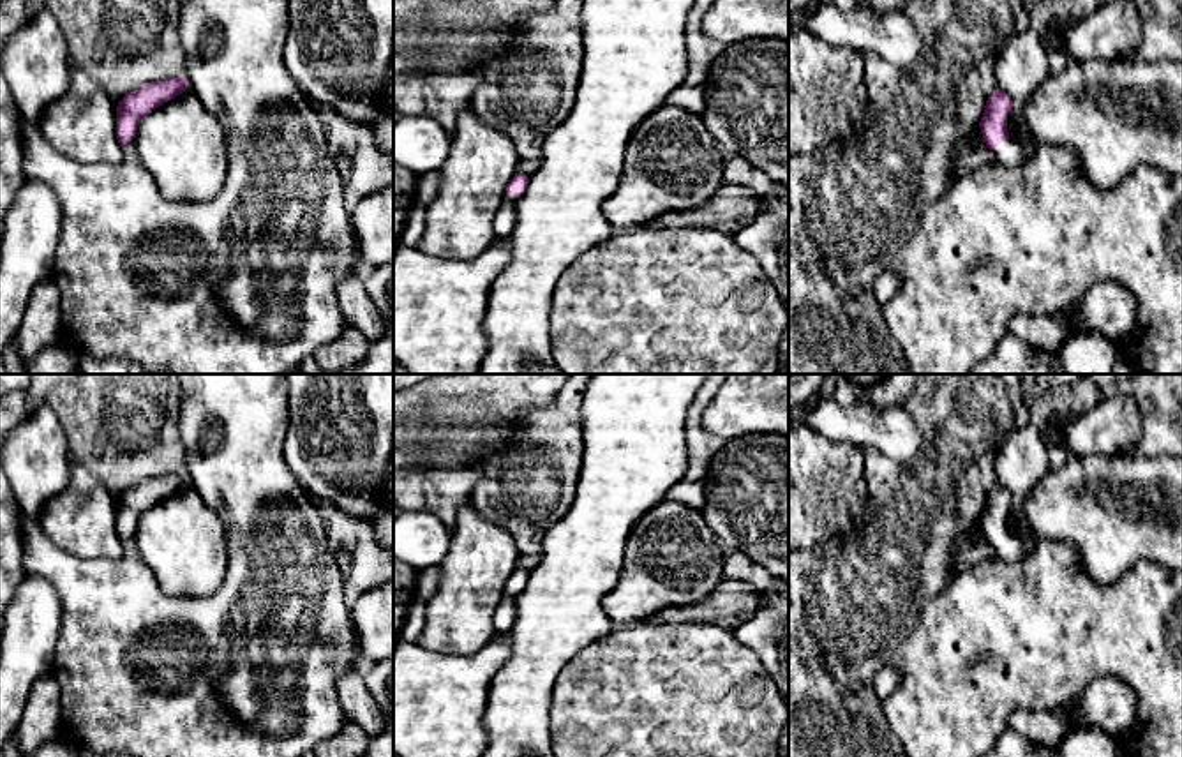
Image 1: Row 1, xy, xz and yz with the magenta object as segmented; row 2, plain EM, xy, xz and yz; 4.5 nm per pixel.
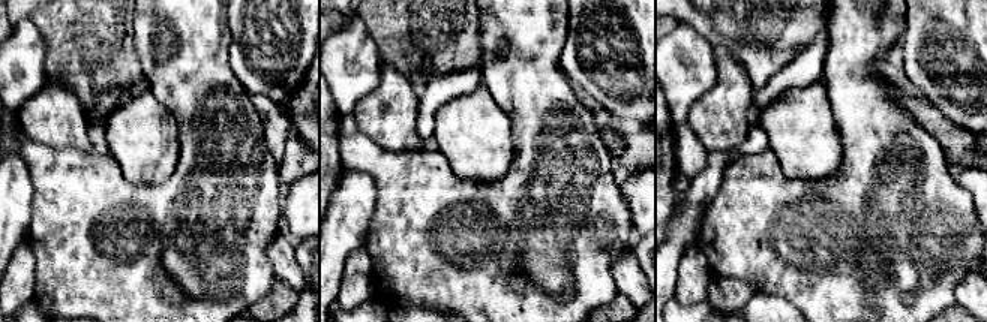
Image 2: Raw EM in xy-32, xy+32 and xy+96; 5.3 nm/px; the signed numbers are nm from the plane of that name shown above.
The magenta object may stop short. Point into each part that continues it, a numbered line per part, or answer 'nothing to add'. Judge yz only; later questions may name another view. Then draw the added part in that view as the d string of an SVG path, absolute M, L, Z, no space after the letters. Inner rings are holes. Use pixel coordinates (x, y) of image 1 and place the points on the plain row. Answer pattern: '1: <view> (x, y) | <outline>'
1: yz (1011, 549) | M1009 533L1002 536L993 545L993 549L995 549L995 558L1007 561L1007 563L1016 563L1027 556L1030 547Z

